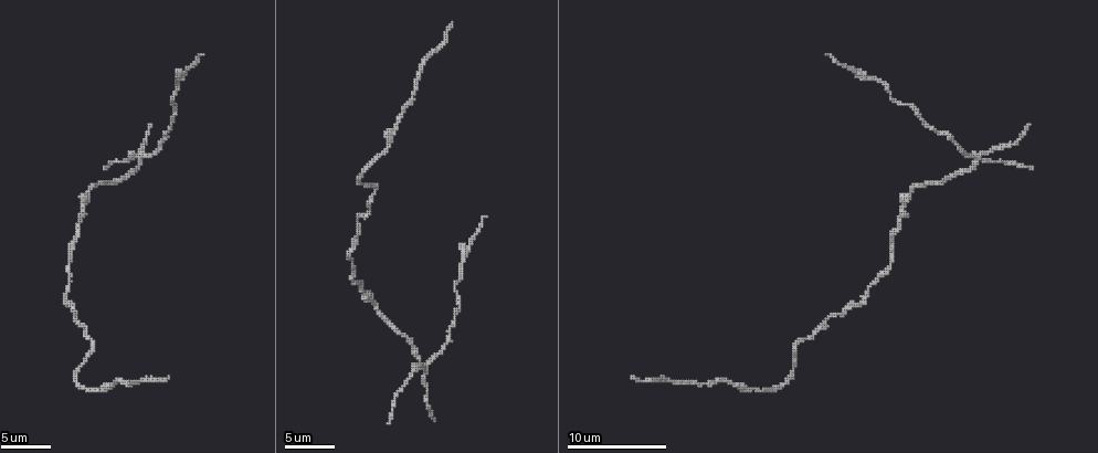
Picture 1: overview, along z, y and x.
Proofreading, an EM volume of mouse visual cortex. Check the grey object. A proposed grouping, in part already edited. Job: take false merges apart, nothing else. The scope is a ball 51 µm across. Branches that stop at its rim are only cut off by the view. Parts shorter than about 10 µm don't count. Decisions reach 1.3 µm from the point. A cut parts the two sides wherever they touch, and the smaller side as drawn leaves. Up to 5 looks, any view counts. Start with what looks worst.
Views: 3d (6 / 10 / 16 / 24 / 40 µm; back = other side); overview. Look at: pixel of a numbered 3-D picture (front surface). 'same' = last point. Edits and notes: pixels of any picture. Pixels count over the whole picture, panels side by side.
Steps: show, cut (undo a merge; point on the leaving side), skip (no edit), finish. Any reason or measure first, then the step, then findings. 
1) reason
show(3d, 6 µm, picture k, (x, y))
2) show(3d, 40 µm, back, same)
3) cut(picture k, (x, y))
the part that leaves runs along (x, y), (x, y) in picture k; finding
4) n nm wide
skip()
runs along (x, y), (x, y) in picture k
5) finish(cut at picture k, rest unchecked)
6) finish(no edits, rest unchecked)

looks like a crossing
show(3d, 10 µm, picture 1, (141, 156))

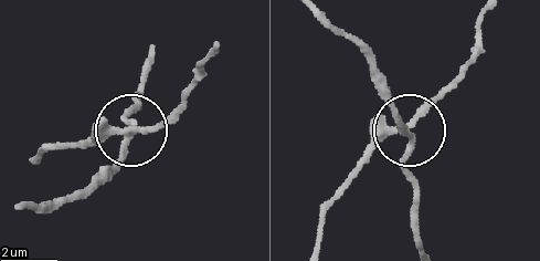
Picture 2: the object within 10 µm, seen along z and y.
show(3d, 6 µm, picture 2, (122, 129))

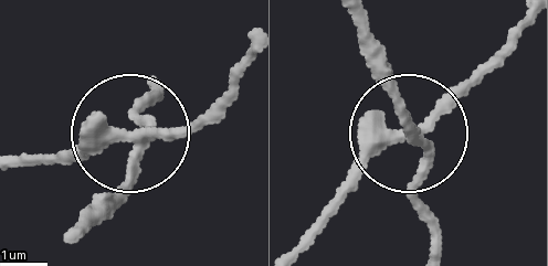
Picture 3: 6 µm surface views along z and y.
4 arms
cut(picture 3, (182, 129))
the part that leaves runs along (136, 138), (191, 126), (248, 54) in picture 3; a second neuron is stuck on

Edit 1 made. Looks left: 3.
calibre changes
show(3d, 16 µm, picture 1, (372, 302))

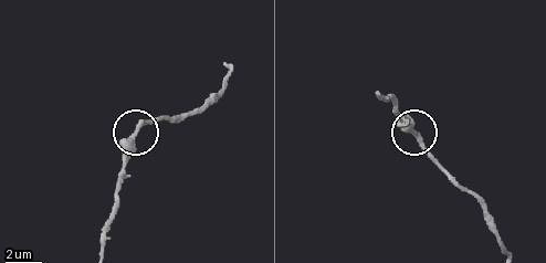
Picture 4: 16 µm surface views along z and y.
260 nm wide
skip()
all the same neuron

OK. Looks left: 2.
calibre changes
show(3d, 6 µm, picture 1, (867, 296))

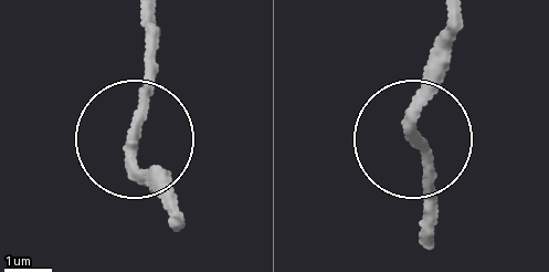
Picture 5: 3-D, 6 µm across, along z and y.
skip()
runs along (428, 226), (415, 118), (432, 60), (460, 28) in picture 5; all the same neuron

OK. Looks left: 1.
finish(cut at picture 3, rest unchecked)

